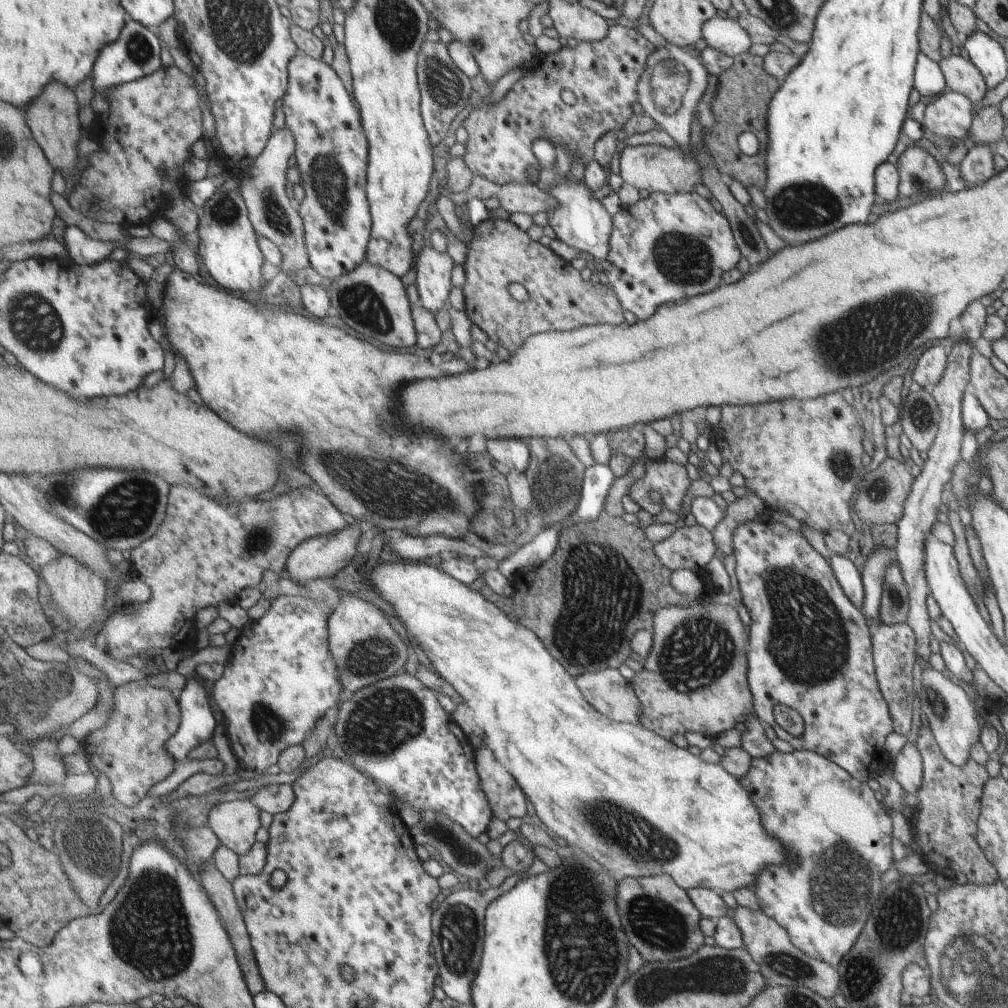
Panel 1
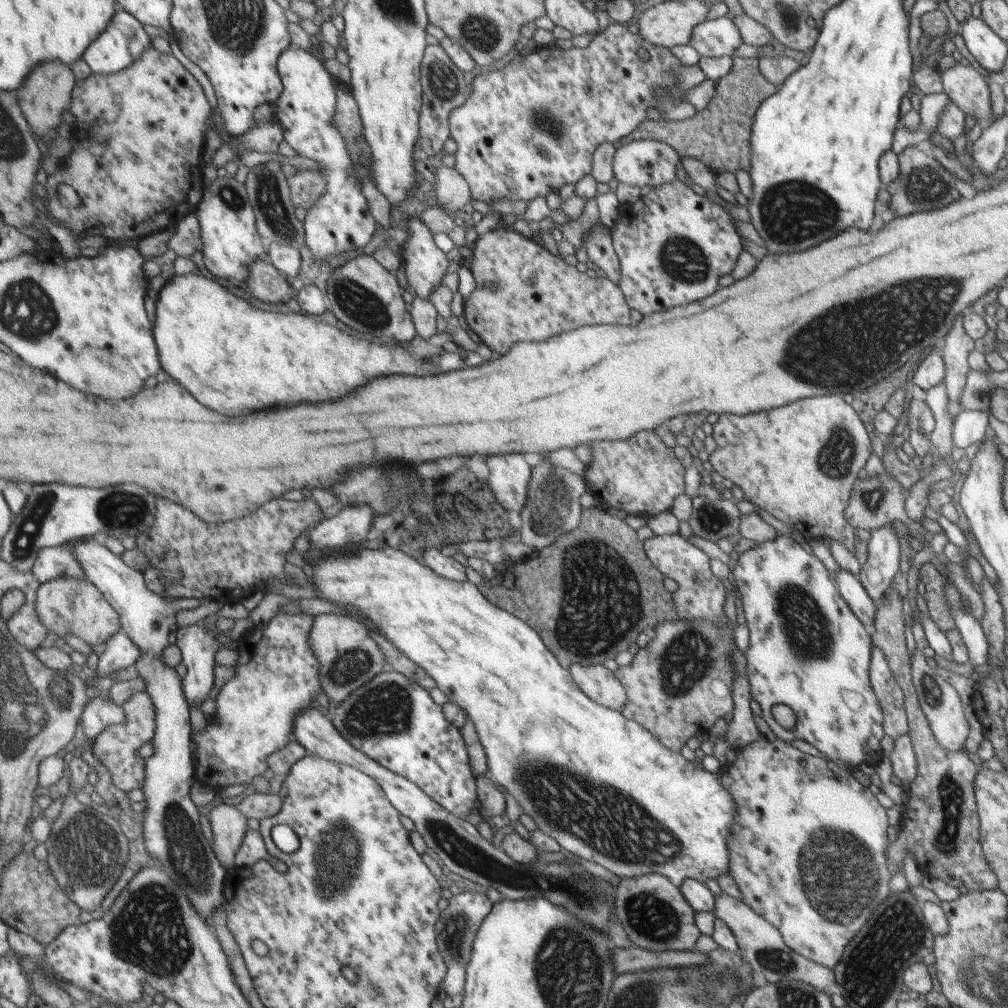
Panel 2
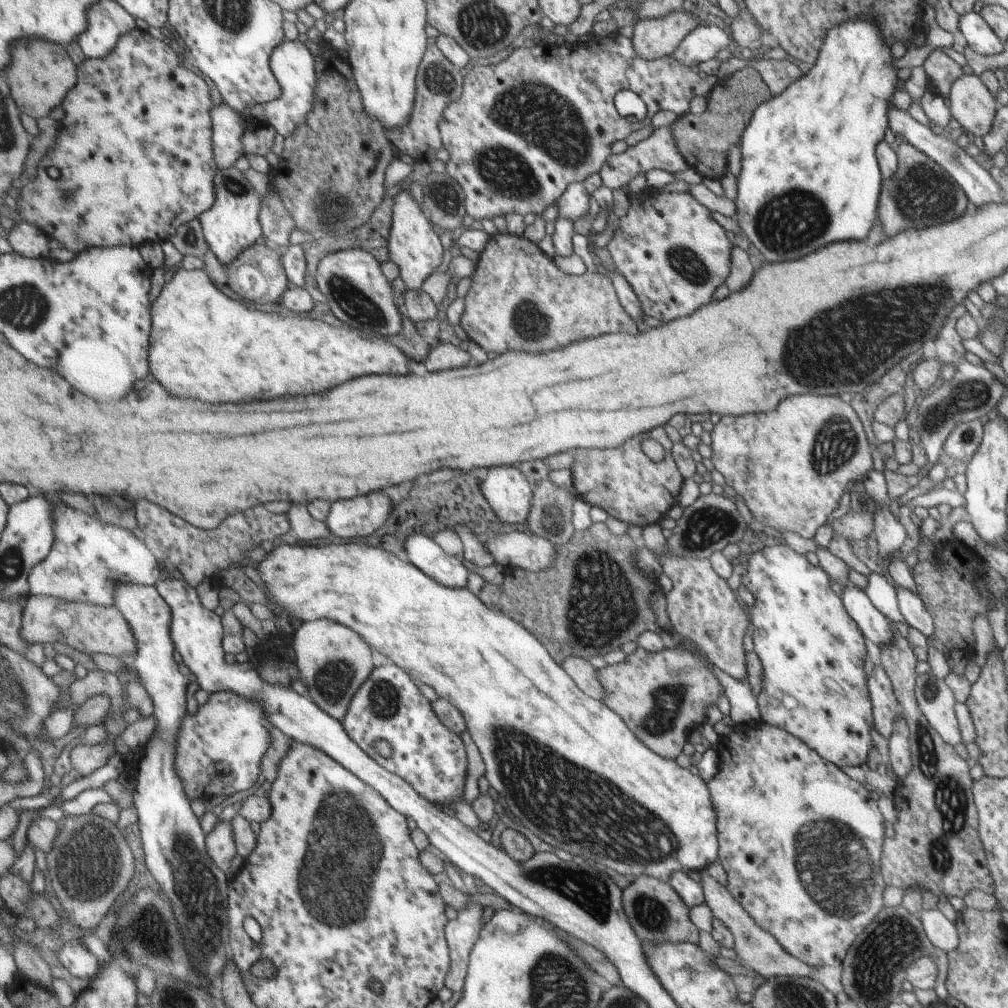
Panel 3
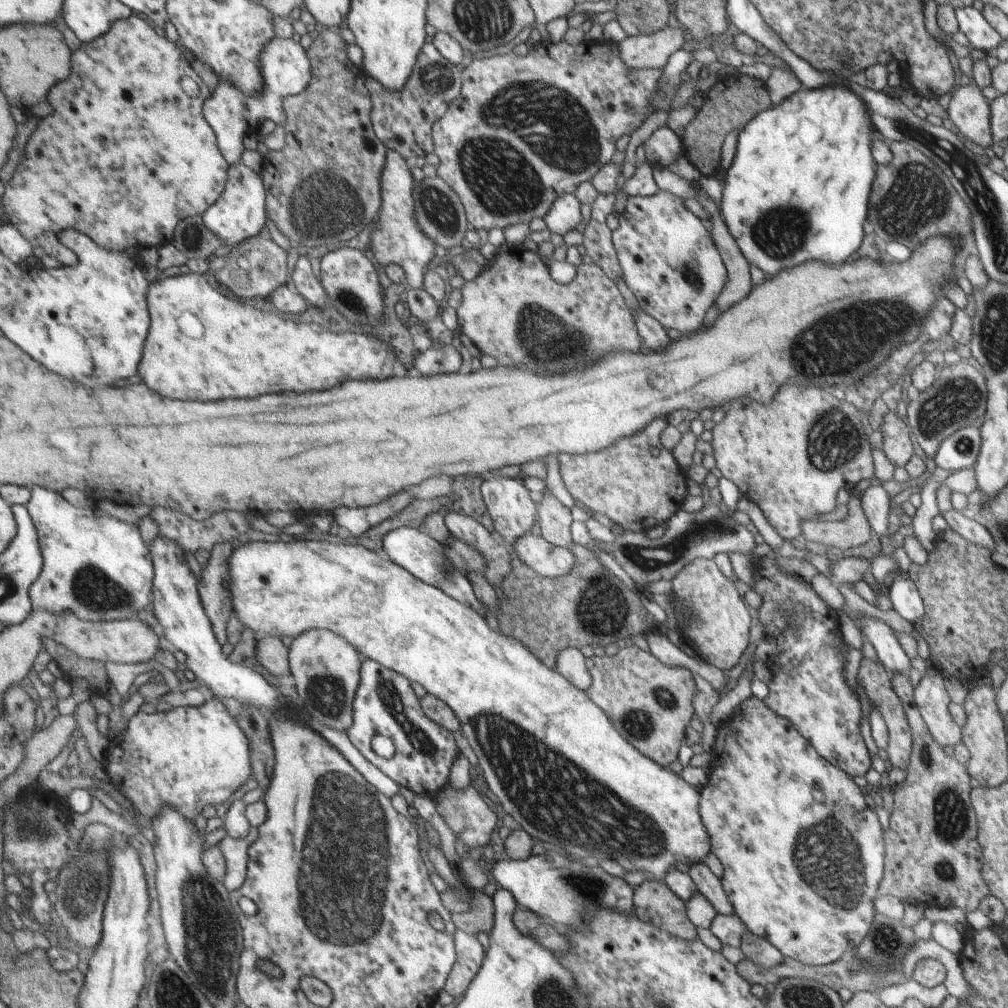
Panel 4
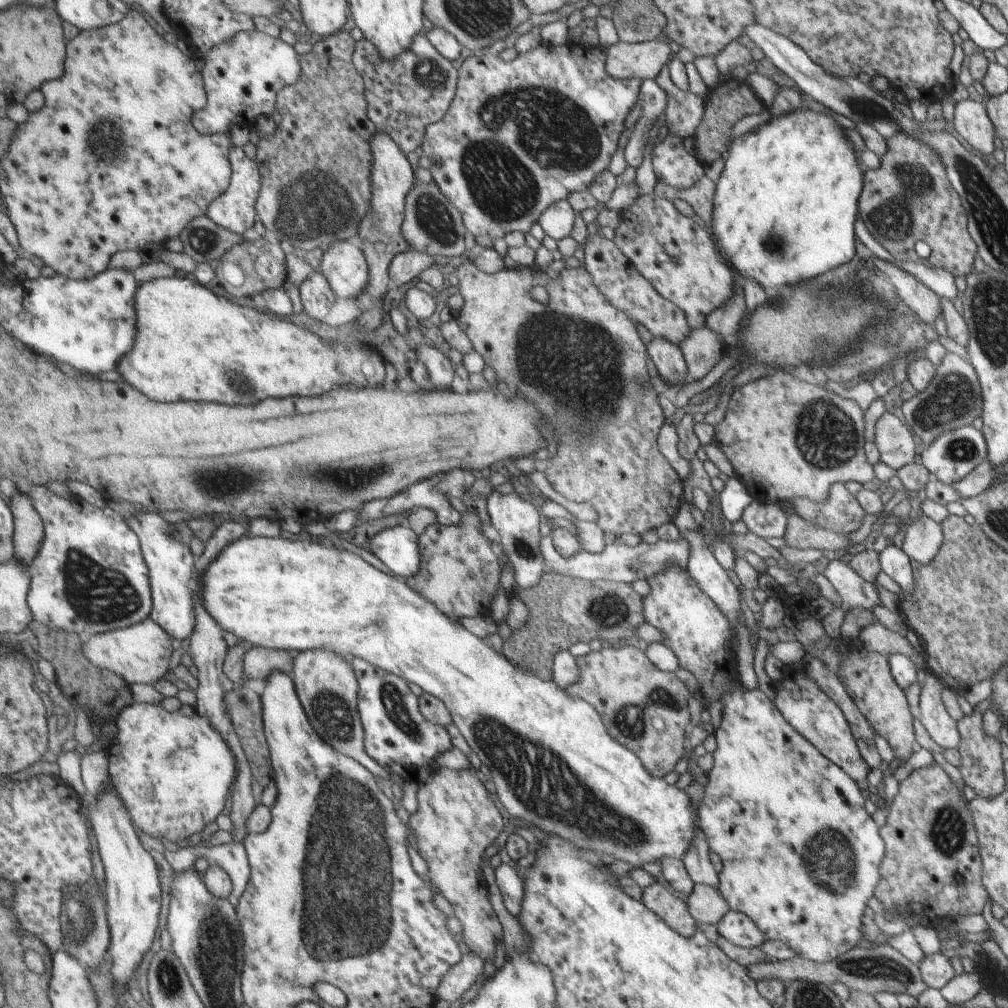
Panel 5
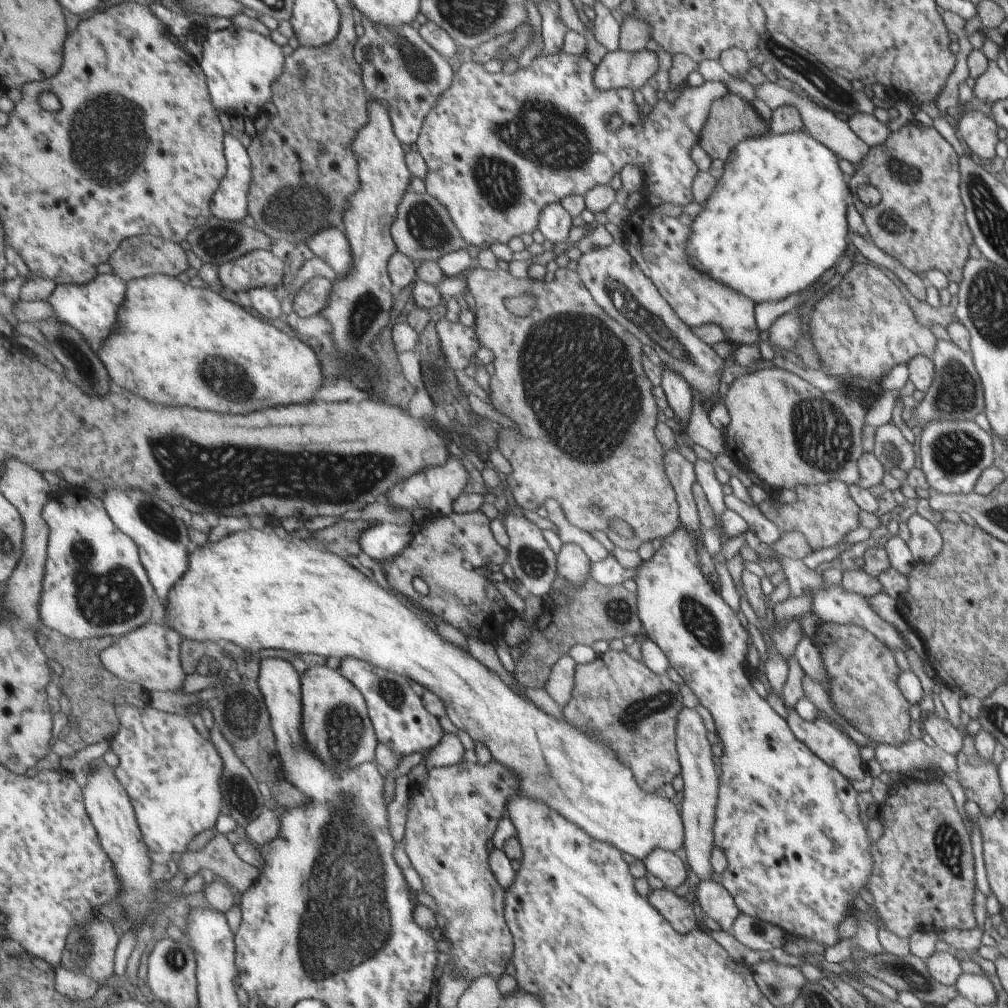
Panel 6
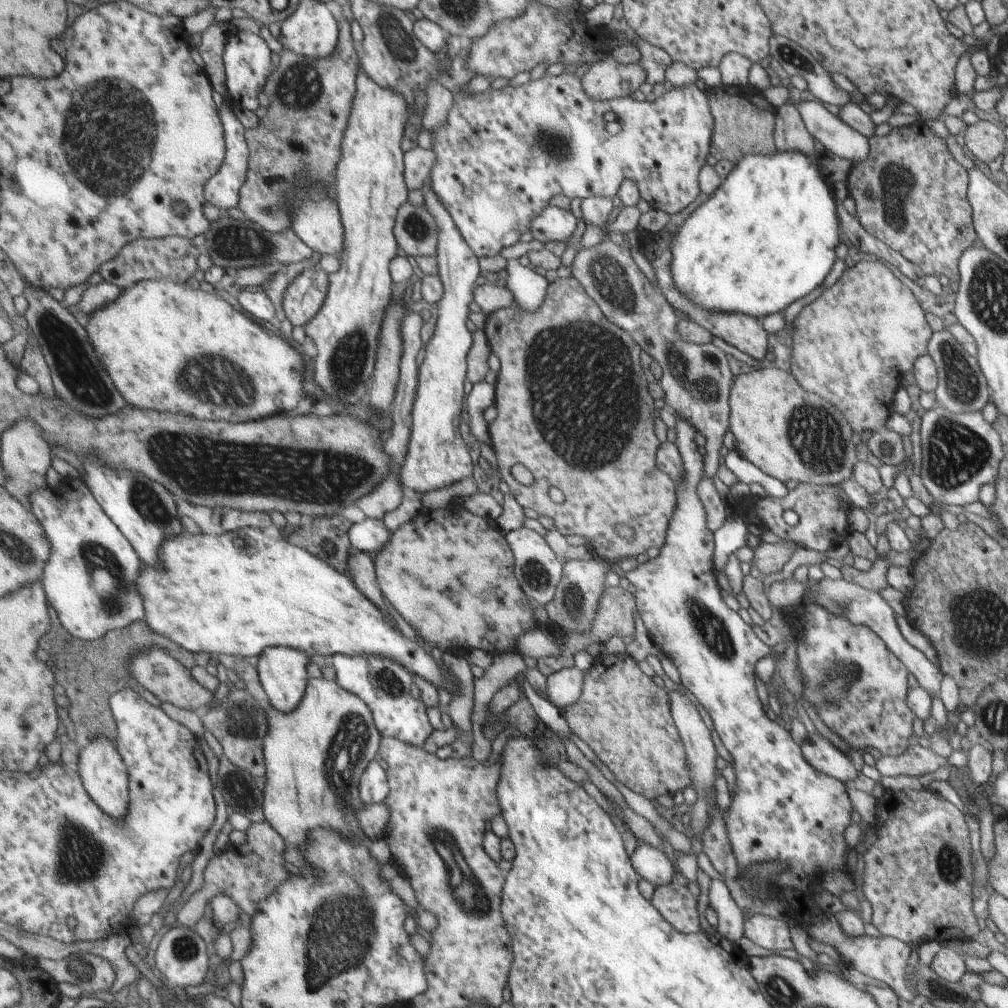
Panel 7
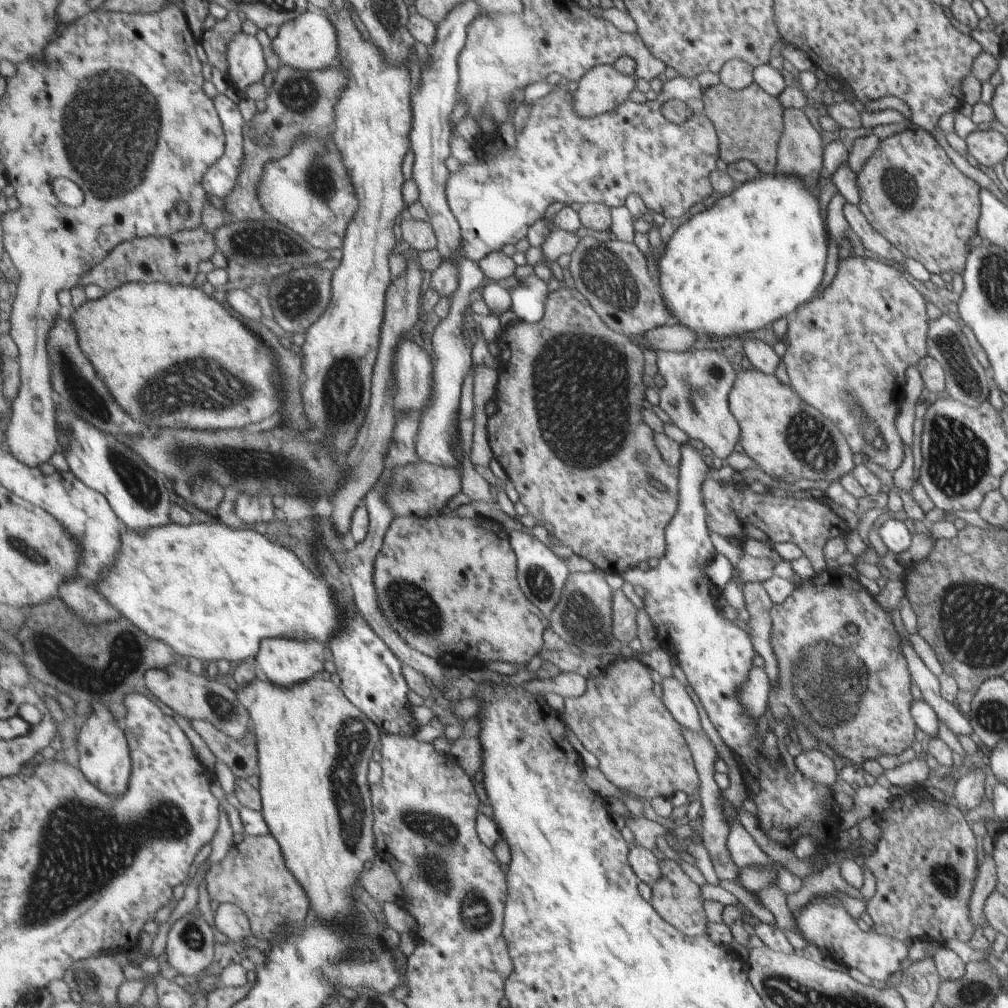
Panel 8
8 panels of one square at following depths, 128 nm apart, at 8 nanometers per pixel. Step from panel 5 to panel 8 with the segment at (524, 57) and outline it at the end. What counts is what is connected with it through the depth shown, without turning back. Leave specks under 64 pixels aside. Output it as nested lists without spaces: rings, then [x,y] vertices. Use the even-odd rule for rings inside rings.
[[[676,77],[670,80],[664,80],[662,90],[658,93],[658,98],[653,101],[646,101],[643,104],[637,104],[631,102],[629,99],[625,100],[620,107],[615,108],[612,112],[605,112],[605,115],[593,116],[592,118],[585,118],[585,116],[577,116],[576,109],[573,108],[574,98],[572,94],[567,91],[564,83],[557,83],[551,85],[550,91],[541,98],[537,98],[532,101],[531,106],[527,107],[527,116],[525,123],[520,132],[514,132],[515,145],[513,148],[508,148],[506,145],[503,150],[492,151],[491,158],[475,157],[474,163],[459,164],[460,168],[458,172],[449,172],[449,178],[447,178],[447,184],[445,184],[445,200],[447,200],[447,206],[451,210],[451,214],[455,218],[459,230],[460,230],[460,245],[458,256],[462,259],[471,260],[475,264],[483,258],[488,256],[494,251],[501,251],[503,247],[509,245],[515,245],[519,240],[526,237],[527,228],[539,220],[541,216],[544,216],[545,209],[552,202],[561,202],[561,204],[588,204],[596,203],[603,204],[607,208],[624,206],[625,200],[628,199],[629,194],[637,194],[647,212],[655,212],[655,214],[661,214],[664,218],[679,218],[681,214],[685,214],[691,204],[697,204],[701,200],[705,200],[709,194],[712,193],[711,184],[709,182],[709,172],[715,170],[715,162],[717,162],[717,136],[713,134],[713,126],[711,122],[701,114],[701,90],[699,90],[699,84],[695,77]],[[669,100],[678,100],[683,102],[687,108],[691,111],[691,116],[684,122],[675,124],[669,122],[661,114],[661,106]]]

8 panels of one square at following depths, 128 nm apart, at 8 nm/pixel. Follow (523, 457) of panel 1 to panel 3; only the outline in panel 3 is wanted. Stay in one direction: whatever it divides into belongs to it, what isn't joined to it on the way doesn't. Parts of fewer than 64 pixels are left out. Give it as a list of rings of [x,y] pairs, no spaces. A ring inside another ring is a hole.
[[[515,466],[491,467],[487,469],[486,478],[480,484],[480,491],[489,508],[505,528],[509,524],[524,523],[529,512],[529,500],[531,500],[532,485],[523,476],[523,473]]]

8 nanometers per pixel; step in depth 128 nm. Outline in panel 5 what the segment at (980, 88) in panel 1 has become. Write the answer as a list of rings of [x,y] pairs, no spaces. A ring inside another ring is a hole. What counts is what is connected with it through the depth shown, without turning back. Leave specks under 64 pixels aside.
[[[960,100],[953,106],[953,126],[955,132],[965,140],[969,147],[979,154],[991,154],[993,148],[993,128],[991,118],[987,118],[985,108],[979,102]]]

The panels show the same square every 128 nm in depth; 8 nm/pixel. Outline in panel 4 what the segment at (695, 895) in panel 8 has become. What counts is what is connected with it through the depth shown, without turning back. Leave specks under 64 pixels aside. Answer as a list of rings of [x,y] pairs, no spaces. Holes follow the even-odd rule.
[[[645,880],[633,890],[633,909],[637,920],[653,924],[683,940],[695,940],[695,928],[685,916],[685,906],[663,882]]]

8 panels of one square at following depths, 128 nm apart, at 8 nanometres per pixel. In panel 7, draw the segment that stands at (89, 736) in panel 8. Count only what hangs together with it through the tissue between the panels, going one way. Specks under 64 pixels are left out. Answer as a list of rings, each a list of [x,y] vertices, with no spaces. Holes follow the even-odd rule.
[[[96,736],[91,742],[81,745],[78,754],[76,767],[80,772],[84,787],[91,795],[91,800],[107,816],[125,820],[130,804],[129,770],[124,757],[117,750],[115,740],[109,740],[107,736]]]

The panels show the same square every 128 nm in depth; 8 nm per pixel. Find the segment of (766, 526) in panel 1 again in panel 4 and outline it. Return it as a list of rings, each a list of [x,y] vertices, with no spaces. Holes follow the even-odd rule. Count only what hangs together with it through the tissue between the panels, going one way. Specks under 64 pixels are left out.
[[[770,553],[759,558],[754,565],[751,590],[761,598],[761,606],[757,609],[759,622],[764,632],[764,638],[772,640],[776,646],[773,659],[769,660],[772,678],[767,685],[767,696],[763,698],[764,704],[787,720],[796,729],[796,732],[832,765],[839,766],[849,777],[863,777],[869,770],[869,756],[865,752],[865,744],[859,734],[859,716],[861,708],[851,690],[843,684],[841,678],[841,654],[837,652],[837,646],[841,646],[841,640],[835,634],[835,624],[829,618],[829,610],[825,602],[809,588],[809,584],[801,582],[799,576],[783,574],[779,570],[779,564],[775,562],[775,553]]]

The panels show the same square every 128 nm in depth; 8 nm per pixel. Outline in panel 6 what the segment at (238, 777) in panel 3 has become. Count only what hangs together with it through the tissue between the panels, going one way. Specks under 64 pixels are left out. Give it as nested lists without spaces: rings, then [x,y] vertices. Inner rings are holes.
[[[119,699],[116,702],[116,714],[120,721],[120,729],[112,740],[111,750],[118,757],[119,764],[114,769],[117,778],[119,778],[121,783],[125,786],[125,790],[127,790],[127,793],[133,802],[133,806],[136,809],[138,824],[140,825],[140,830],[143,834],[145,843],[148,845],[149,853],[152,854],[153,862],[166,866],[166,864],[169,864],[169,862],[172,861],[171,858],[173,858],[173,854],[187,851],[187,846],[191,844],[191,840],[193,840],[197,834],[201,834],[203,830],[209,830],[213,827],[216,828],[221,816],[221,808],[226,804],[224,801],[224,790],[222,788],[225,762],[221,757],[220,750],[217,749],[217,746],[213,744],[211,740],[205,740],[205,738],[197,732],[197,728],[193,726],[189,717],[183,716],[183,714],[165,713],[156,710],[151,706],[139,708],[139,706],[133,706],[133,704],[129,704],[127,700],[122,699]]]

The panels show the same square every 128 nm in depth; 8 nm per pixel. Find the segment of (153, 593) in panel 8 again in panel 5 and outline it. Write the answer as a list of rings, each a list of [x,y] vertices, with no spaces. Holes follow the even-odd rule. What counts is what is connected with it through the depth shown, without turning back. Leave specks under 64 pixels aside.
[[[249,535],[225,548],[225,551],[217,556],[217,560],[207,568],[207,574],[203,574],[201,582],[203,582],[203,606],[209,610],[209,614],[213,616],[215,622],[221,624],[223,630],[232,633],[239,640],[246,640],[254,646],[298,652],[311,650],[311,648],[329,648],[331,652],[337,652],[346,658],[358,657],[367,661],[368,664],[375,665],[376,668],[403,677],[404,680],[417,685],[423,693],[441,700],[451,716],[452,724],[457,727],[471,752],[477,756],[480,764],[488,769],[487,778],[490,780],[494,796],[501,804],[502,809],[512,818],[519,819],[522,826],[528,827],[534,833],[559,836],[561,840],[567,840],[581,850],[593,850],[603,856],[609,855],[612,860],[621,860],[621,862],[635,866],[635,868],[639,864],[642,866],[646,863],[656,863],[661,859],[682,860],[696,840],[697,831],[700,828],[698,827],[696,805],[693,804],[692,797],[685,790],[679,790],[675,784],[667,784],[662,777],[652,776],[647,769],[643,768],[643,764],[635,754],[631,754],[627,748],[613,742],[607,736],[595,710],[583,698],[573,696],[567,689],[560,688],[552,679],[543,681],[537,680],[535,676],[529,676],[529,674],[521,674],[517,670],[517,666],[507,662],[505,658],[501,658],[494,649],[491,650],[490,644],[485,644],[485,640],[481,640],[469,629],[465,629],[463,623],[459,624],[462,622],[461,620],[451,616],[447,618],[447,613],[437,609],[437,606],[428,600],[419,589],[413,588],[404,579],[397,578],[395,580],[395,578],[383,574],[382,571],[375,570],[373,566],[363,562],[359,556],[339,547],[325,546],[321,542],[315,544],[315,542],[299,542],[299,540],[287,540],[287,538],[280,537],[259,538]],[[567,766],[569,766],[569,776],[571,776],[569,792],[567,792]],[[553,768],[555,768],[555,800],[553,800],[553,780],[551,780]]]

